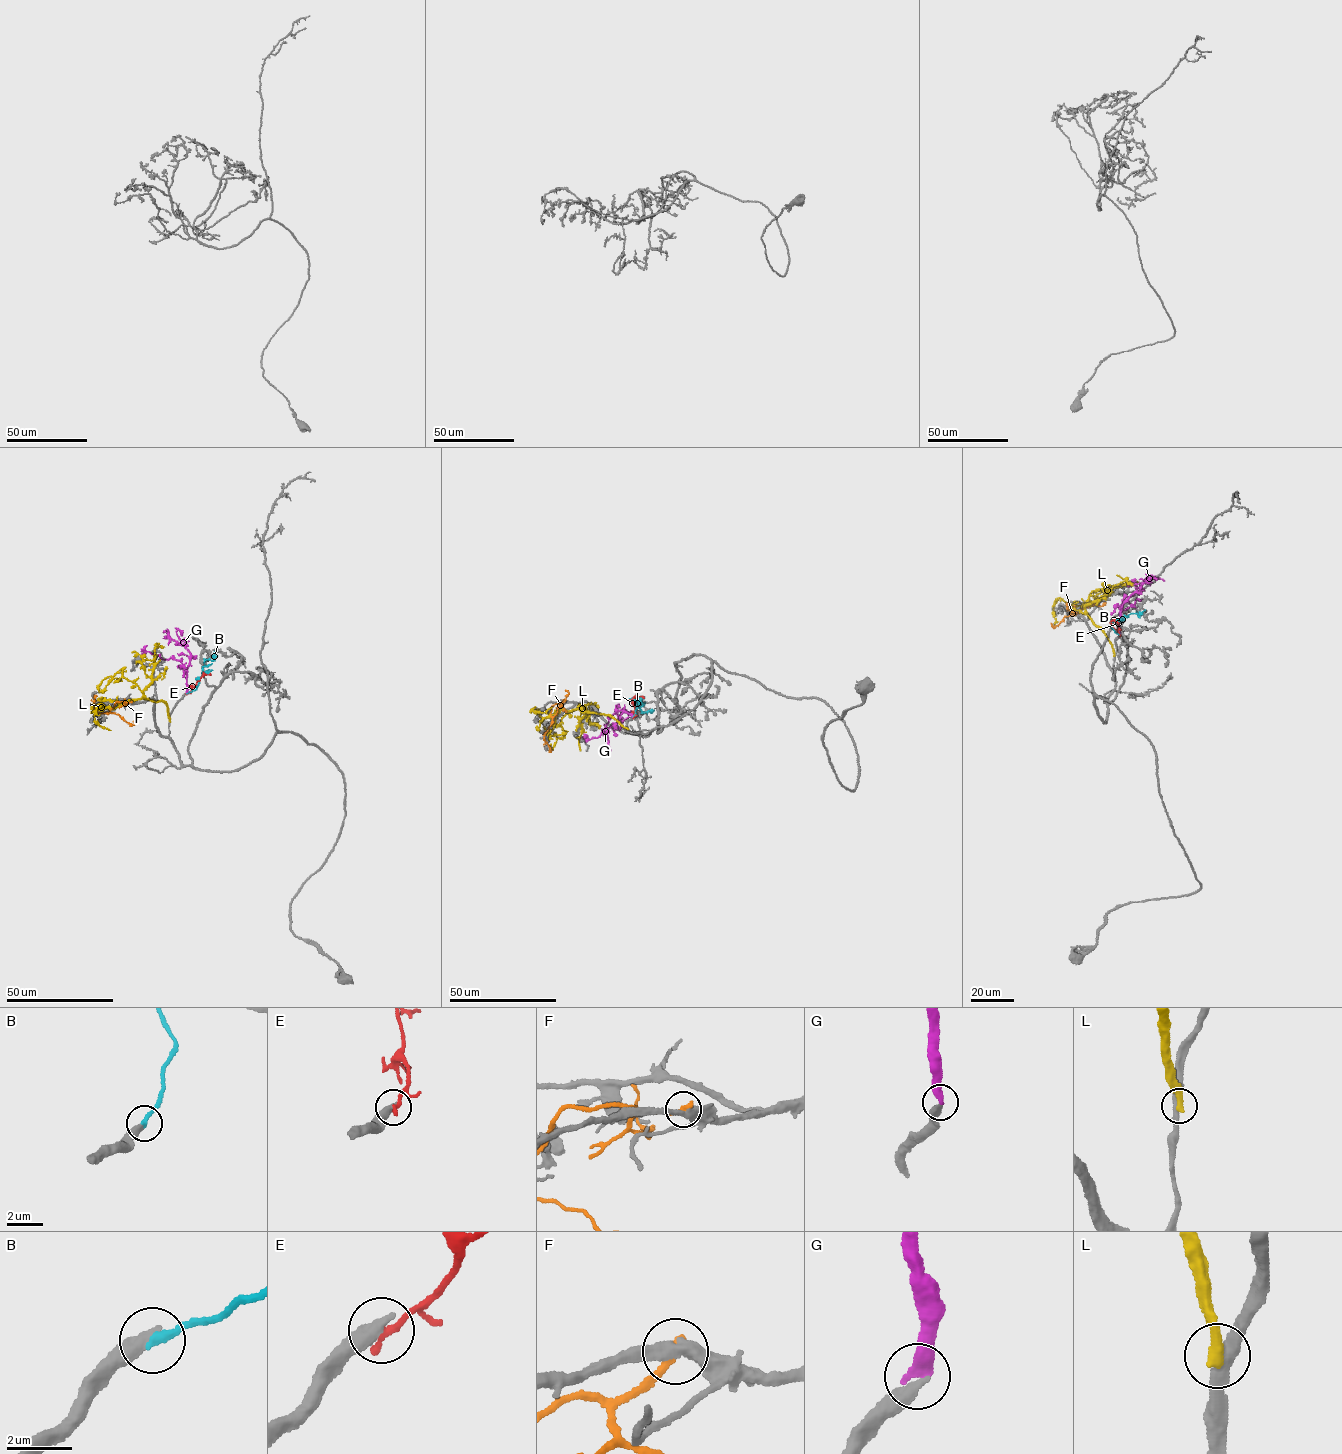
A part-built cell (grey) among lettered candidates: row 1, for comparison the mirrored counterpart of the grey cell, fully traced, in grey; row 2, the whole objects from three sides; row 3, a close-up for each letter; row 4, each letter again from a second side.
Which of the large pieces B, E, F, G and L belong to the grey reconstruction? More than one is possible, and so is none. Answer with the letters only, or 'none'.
G

